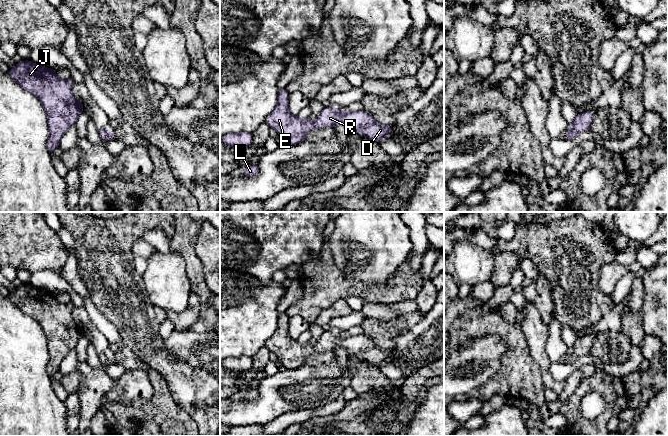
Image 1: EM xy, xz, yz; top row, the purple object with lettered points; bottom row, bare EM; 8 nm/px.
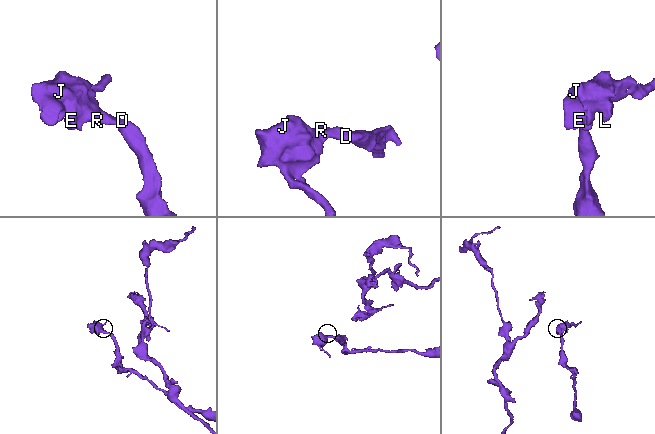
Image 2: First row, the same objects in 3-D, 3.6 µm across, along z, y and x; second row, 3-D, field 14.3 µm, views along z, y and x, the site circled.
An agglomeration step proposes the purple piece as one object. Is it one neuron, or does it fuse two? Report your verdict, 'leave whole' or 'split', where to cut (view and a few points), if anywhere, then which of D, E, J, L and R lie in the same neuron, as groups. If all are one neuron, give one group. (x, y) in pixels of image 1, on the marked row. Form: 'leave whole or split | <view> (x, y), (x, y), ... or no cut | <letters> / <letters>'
leave whole | no cut | D E J L R

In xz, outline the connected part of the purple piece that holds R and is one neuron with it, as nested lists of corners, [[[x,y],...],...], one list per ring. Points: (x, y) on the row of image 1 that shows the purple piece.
[[[278,89],[277,104],[272,113],[266,118],[266,123],[277,131],[282,142],[286,145],[296,145],[306,140],[307,134],[317,128],[332,127],[335,128],[338,124],[344,124],[348,131],[355,131],[366,138],[374,141],[384,141],[393,131],[393,125],[380,125],[373,116],[364,111],[348,112],[334,107],[325,107],[316,120],[300,119],[298,116],[292,115],[288,108],[289,92],[286,89]]]

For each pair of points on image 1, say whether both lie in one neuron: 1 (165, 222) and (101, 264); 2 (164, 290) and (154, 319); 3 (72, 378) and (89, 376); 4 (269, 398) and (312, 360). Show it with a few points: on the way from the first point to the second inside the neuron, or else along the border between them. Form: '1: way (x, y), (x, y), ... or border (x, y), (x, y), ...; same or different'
1: way (149, 222), (141, 222), (115, 248); same
2: border (145, 287), (149, 300), (166, 311); different
3: border (76, 369), (80, 374), (80, 386), (75, 392); different
4: border (330, 362), (324, 365), (305, 364); different

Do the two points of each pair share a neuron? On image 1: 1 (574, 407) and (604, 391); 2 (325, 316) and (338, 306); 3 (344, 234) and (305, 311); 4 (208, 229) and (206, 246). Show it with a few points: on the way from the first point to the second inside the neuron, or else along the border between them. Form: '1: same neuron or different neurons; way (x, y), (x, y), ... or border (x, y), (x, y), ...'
1: same neuron; way (576, 398), (586, 388), (595, 388)
2: same neuron; way (328, 314), (336, 309)
3: different neurons; border (327, 240), (335, 266), (346, 277)
4: same neuron; way (208, 233), (208, 242)

